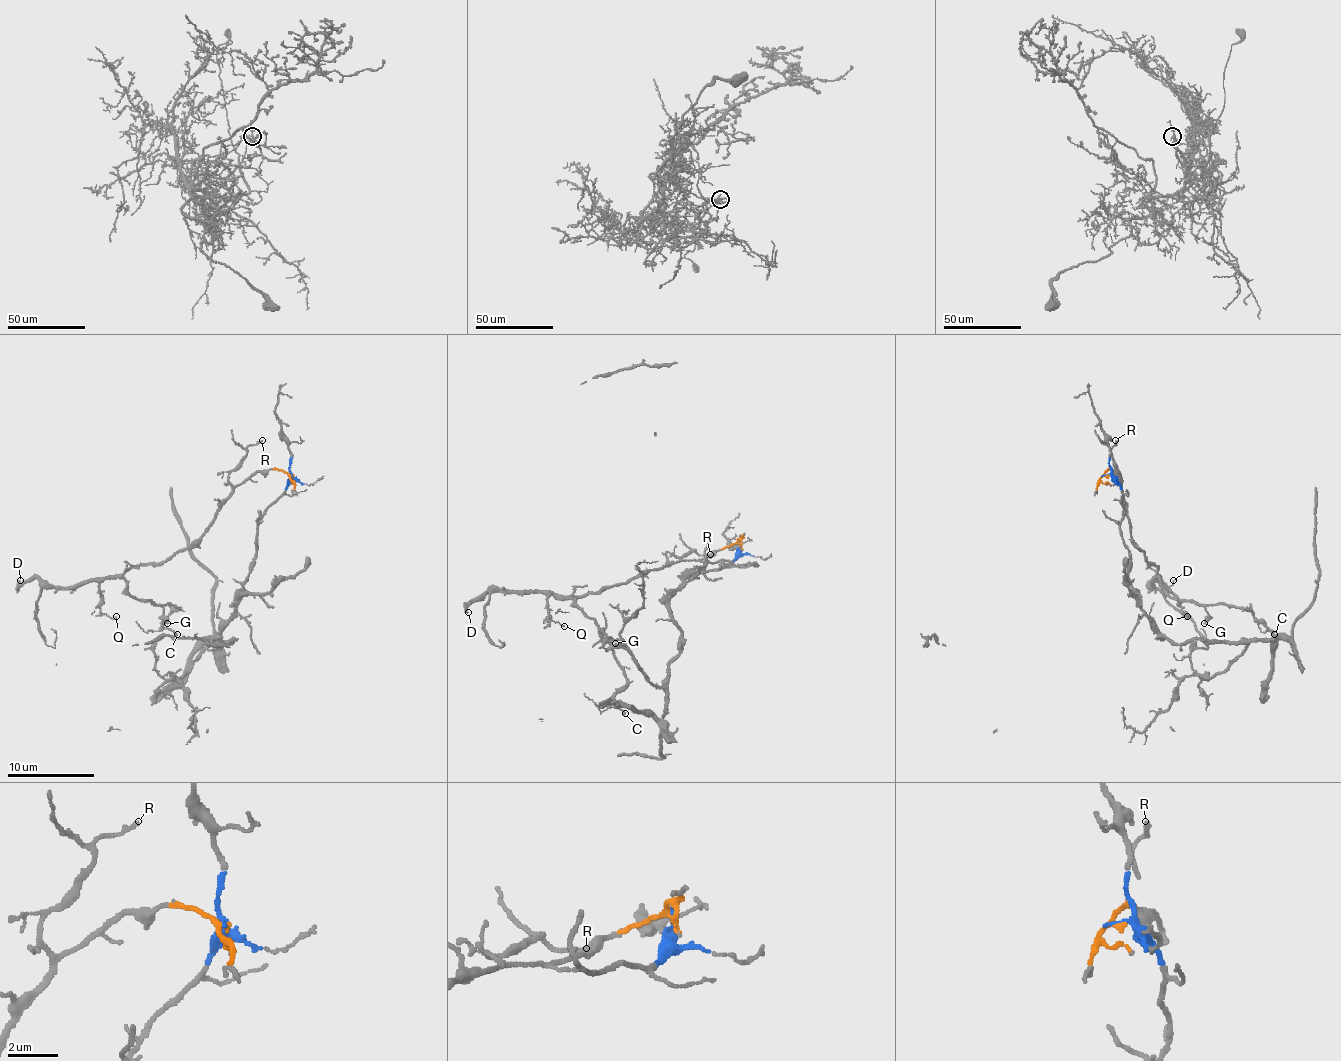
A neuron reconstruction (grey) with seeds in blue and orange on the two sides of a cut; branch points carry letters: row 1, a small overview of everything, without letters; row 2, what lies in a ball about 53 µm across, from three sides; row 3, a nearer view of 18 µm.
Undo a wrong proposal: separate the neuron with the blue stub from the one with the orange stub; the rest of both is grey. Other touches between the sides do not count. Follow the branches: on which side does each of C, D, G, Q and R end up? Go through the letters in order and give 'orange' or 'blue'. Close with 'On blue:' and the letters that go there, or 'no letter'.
C: orange
D: orange
G: orange
Q: orange
R: orange
On blue: no letter

